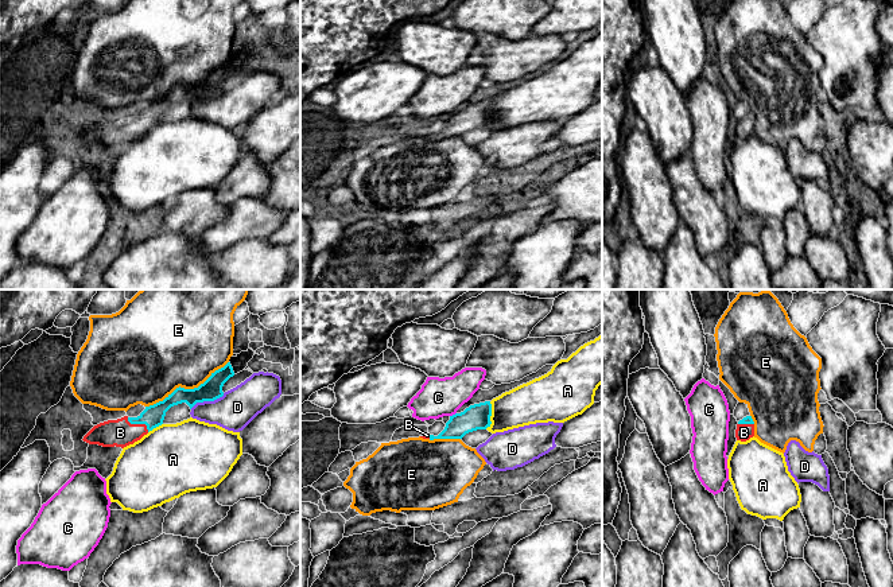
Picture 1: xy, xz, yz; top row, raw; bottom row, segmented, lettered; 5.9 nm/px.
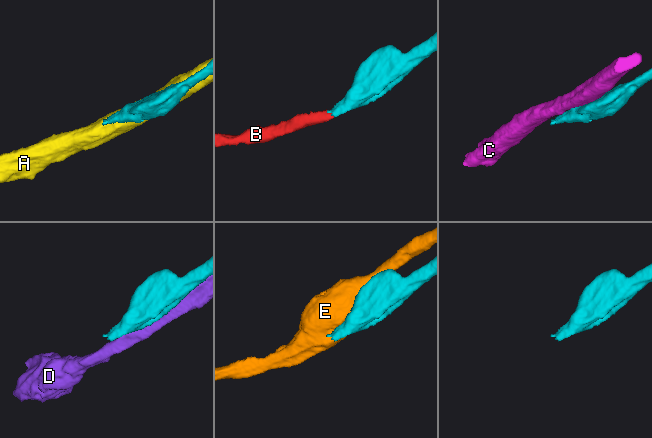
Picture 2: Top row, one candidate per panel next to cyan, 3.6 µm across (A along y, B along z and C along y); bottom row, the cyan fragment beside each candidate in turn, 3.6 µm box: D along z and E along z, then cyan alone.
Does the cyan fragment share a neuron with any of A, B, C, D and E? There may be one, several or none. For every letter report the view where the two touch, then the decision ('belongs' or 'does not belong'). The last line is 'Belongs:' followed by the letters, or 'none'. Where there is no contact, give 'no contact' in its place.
A: contact in xz; does not belong
B: contact in xy; belongs
C: contact in xz; does not belong
D: contact in xy; does not belong
E: contact in xy; does not belong
Belongs: B

